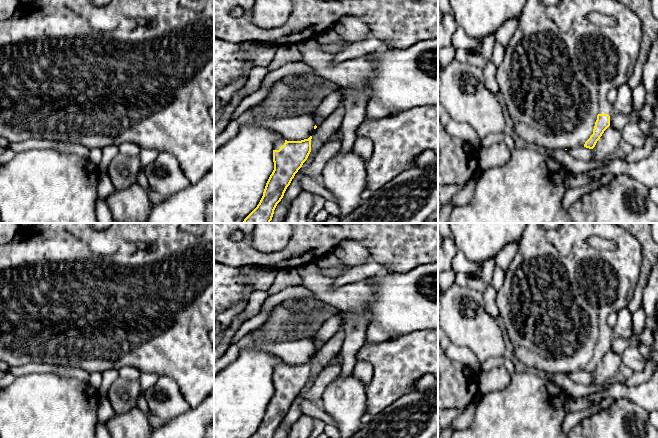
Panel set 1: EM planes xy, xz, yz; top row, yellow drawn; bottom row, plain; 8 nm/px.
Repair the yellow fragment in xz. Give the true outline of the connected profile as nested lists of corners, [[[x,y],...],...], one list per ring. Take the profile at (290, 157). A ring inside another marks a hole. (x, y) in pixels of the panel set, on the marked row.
[[[314,131],[308,139],[301,141],[287,141],[281,137],[274,143],[274,170],[259,204],[242,223],[270,223],[277,204],[311,152],[313,133]]]

